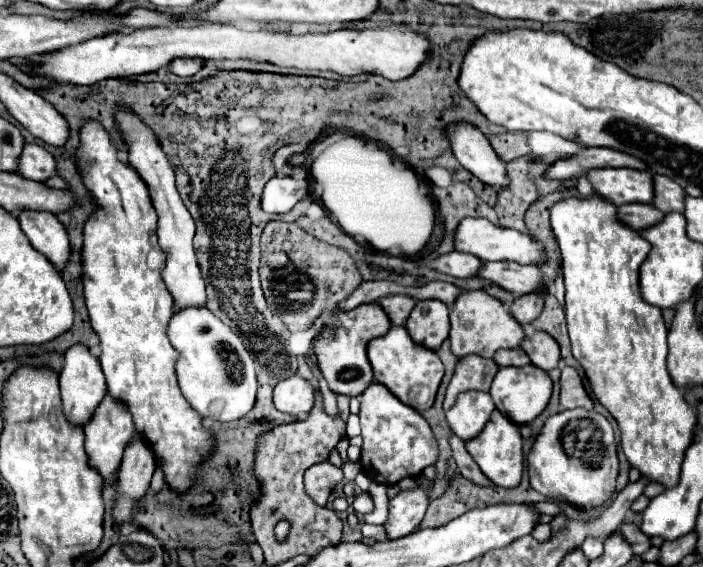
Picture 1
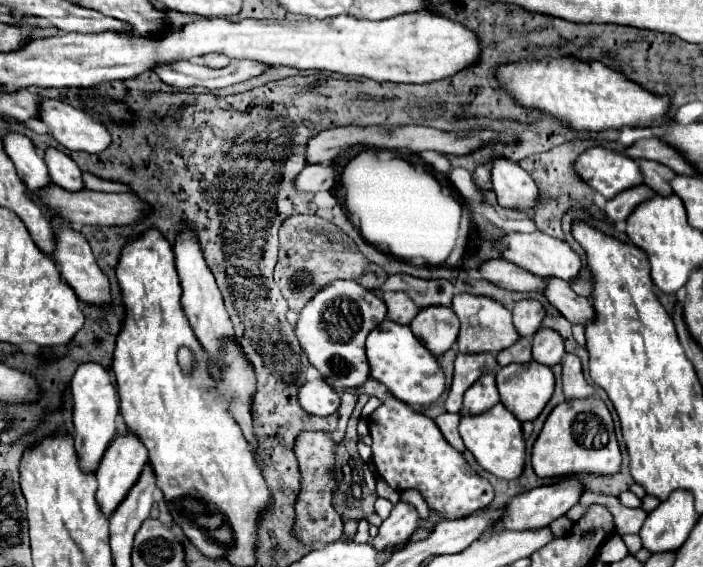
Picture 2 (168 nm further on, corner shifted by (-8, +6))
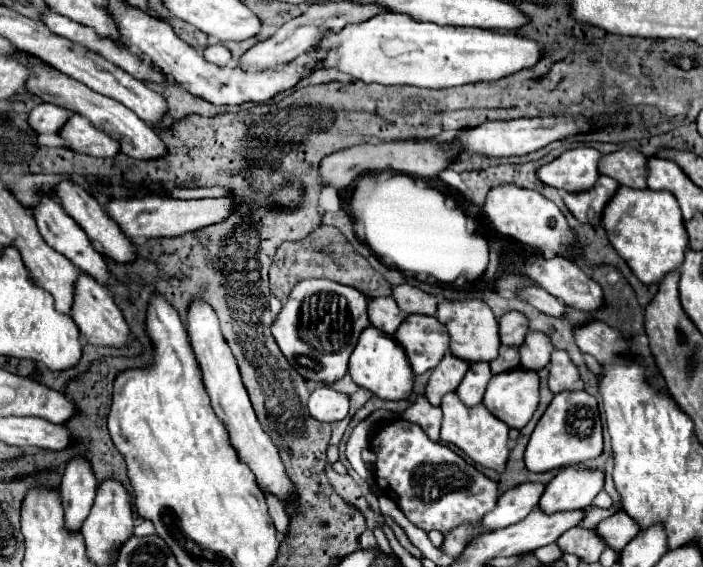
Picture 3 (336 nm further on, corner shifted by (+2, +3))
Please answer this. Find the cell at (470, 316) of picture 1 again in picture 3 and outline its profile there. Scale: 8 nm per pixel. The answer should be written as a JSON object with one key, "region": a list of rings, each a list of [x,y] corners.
{"region":[[[472,299],[472,301],[442,301],[438,305],[436,317],[440,323],[446,325],[448,333],[450,333],[450,353],[466,359],[470,363],[474,361],[492,361],[494,357],[498,357],[498,349],[500,349],[500,335],[498,335],[498,321],[494,319],[494,313],[490,311],[490,307],[480,301],[480,299]]]}

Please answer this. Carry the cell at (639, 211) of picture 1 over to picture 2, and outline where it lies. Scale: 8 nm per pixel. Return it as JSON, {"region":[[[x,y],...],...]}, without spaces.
{"region":[[[646,184],[632,186],[632,190],[624,190],[624,194],[618,194],[616,198],[606,200],[604,212],[612,222],[624,222],[640,202],[646,202],[652,196],[654,192]]]}

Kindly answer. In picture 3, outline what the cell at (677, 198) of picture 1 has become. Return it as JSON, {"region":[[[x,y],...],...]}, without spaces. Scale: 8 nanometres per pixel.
{"region":[[[620,149],[602,157],[602,175],[614,177],[620,185],[632,189],[646,189],[648,157],[638,149]]]}

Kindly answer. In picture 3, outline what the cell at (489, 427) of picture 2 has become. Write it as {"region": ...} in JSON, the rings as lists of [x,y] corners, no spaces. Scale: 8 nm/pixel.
{"region":[[[446,393],[446,397],[442,399],[440,409],[444,411],[444,421],[442,421],[442,441],[444,443],[452,443],[456,447],[460,447],[474,463],[482,465],[484,469],[492,469],[496,473],[502,473],[506,469],[506,461],[508,461],[508,425],[498,421],[498,417],[492,417],[492,413],[484,407],[484,405],[476,405],[476,407],[466,407],[456,393]]]}

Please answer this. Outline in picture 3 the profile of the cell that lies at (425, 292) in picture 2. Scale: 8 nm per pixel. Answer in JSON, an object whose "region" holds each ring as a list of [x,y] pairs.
{"region":[[[396,285],[392,287],[392,295],[396,295],[398,307],[404,313],[422,313],[422,315],[436,315],[438,299],[436,295],[424,293],[412,285]]]}

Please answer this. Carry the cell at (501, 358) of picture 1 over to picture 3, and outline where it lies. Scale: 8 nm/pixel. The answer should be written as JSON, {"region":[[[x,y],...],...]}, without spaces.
{"region":[[[502,345],[500,355],[490,361],[490,369],[494,375],[508,369],[516,369],[518,365],[520,365],[520,353],[516,347],[508,347],[508,345]]]}

